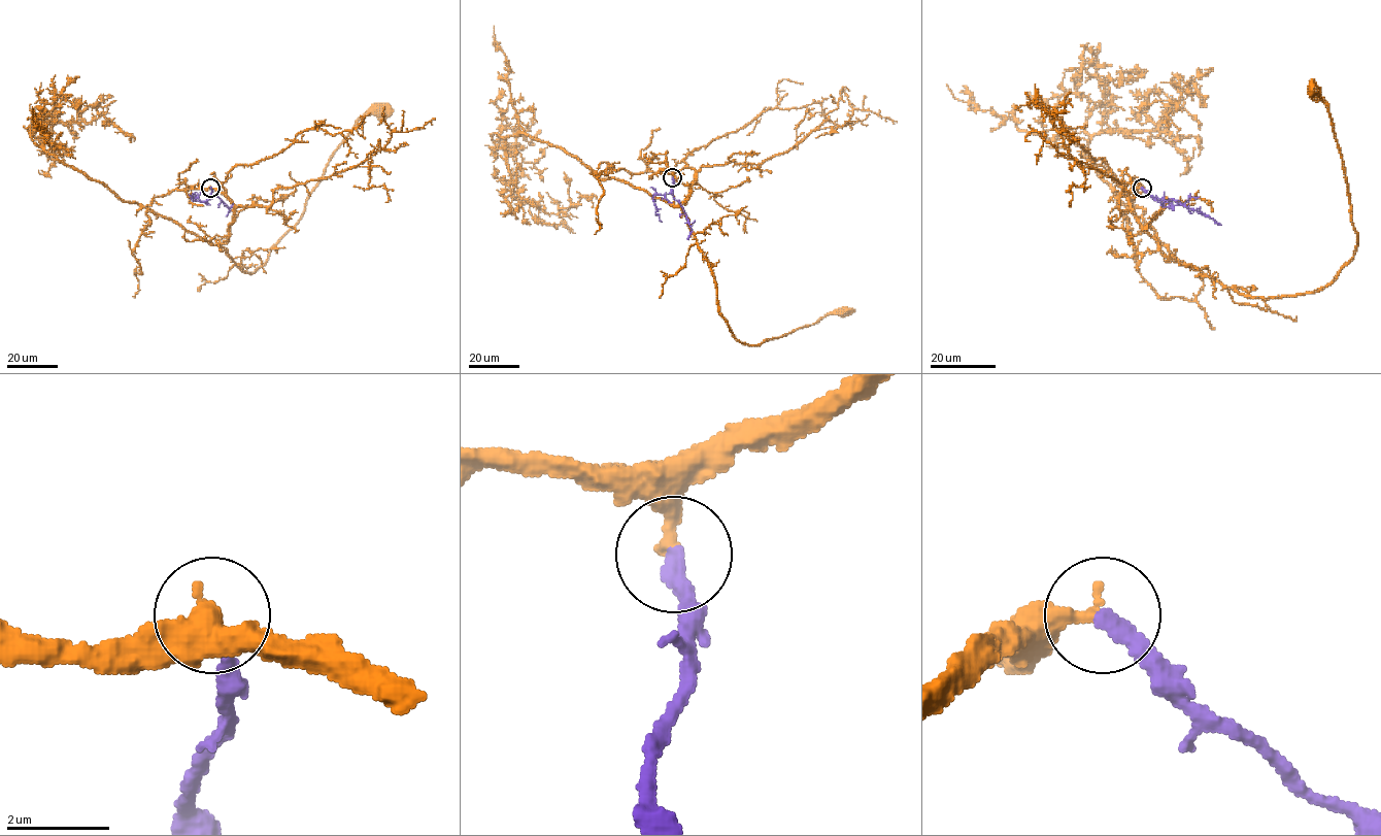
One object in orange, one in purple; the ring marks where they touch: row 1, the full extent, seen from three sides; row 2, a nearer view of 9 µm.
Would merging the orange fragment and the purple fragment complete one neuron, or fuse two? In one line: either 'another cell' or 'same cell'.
same cell

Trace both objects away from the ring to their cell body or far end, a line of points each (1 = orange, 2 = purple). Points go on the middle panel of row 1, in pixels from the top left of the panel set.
1: (673, 177), (685, 167), (695, 170), (681, 209), (709, 264), (717, 310), (739, 341), (758, 345), (844, 310)
2: (673, 177), (673, 197), (686, 213), (691, 227), (687, 239)

